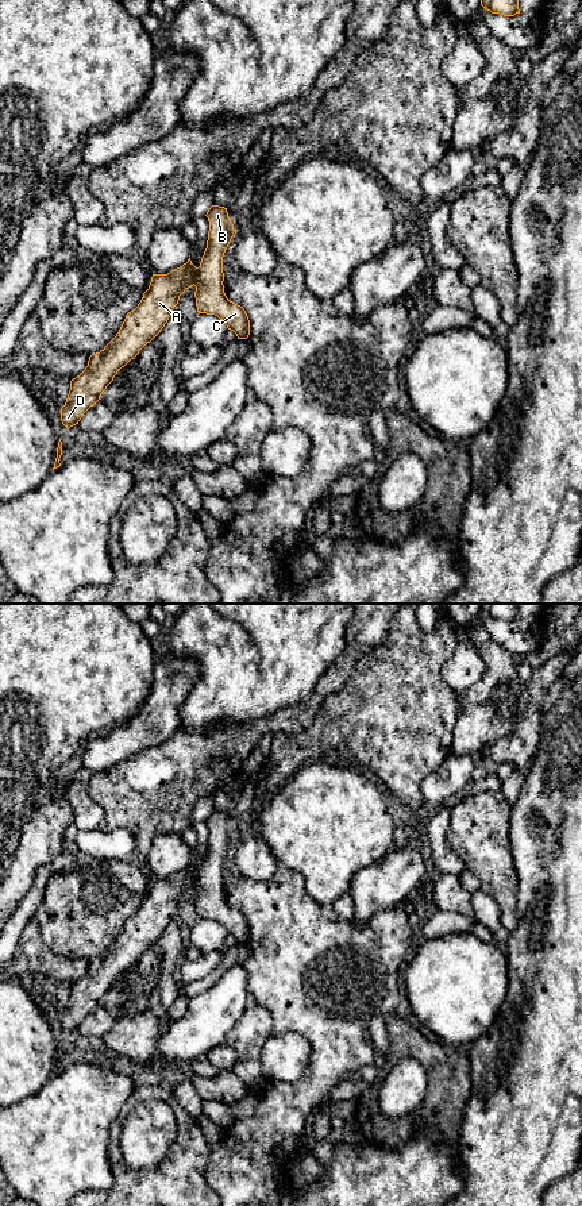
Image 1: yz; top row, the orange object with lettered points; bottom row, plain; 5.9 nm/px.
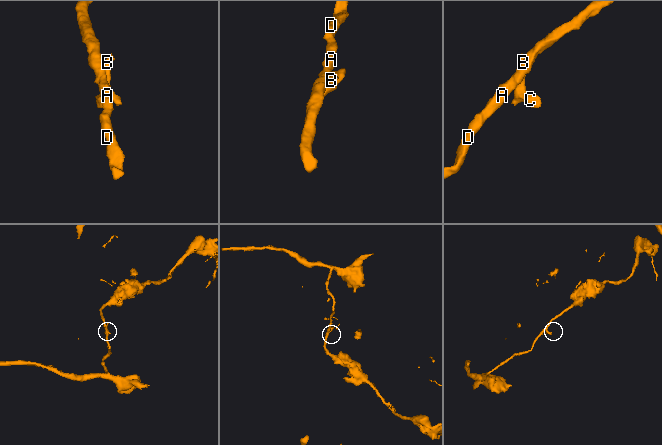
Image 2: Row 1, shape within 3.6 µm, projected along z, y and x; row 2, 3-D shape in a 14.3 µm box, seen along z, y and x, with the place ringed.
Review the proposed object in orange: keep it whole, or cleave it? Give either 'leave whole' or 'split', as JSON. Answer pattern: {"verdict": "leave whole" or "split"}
{"verdict": "split"}

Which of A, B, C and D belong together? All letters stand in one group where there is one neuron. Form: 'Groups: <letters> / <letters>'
Groups: A D / B C

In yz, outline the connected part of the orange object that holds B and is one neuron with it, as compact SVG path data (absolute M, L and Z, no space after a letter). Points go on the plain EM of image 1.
M212 810L207 820L209 827L207 854L200 867L196 886L196 912L199 918L217 921L238 944L250 940L250 925L243 912L230 906L224 898L223 862L236 839L227 813Z

